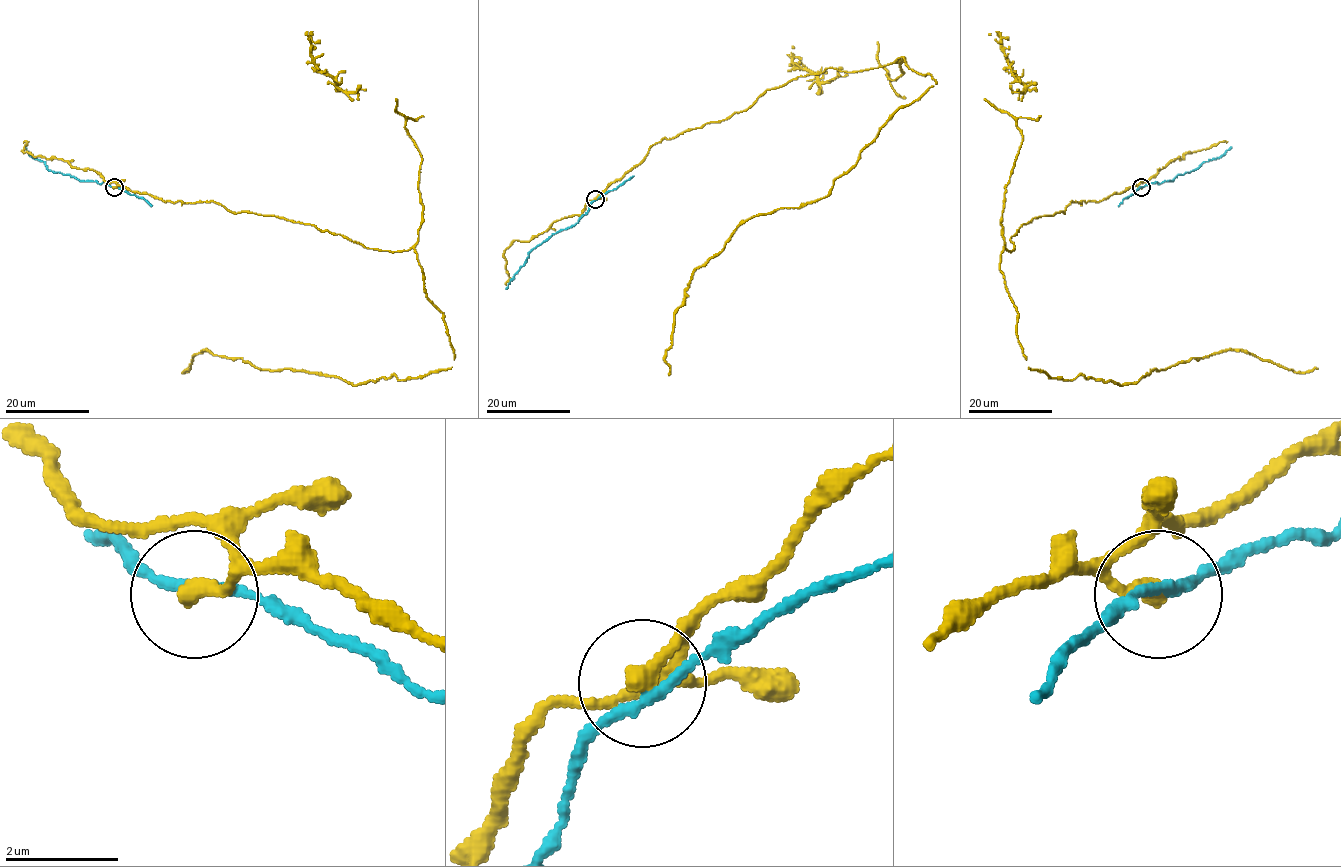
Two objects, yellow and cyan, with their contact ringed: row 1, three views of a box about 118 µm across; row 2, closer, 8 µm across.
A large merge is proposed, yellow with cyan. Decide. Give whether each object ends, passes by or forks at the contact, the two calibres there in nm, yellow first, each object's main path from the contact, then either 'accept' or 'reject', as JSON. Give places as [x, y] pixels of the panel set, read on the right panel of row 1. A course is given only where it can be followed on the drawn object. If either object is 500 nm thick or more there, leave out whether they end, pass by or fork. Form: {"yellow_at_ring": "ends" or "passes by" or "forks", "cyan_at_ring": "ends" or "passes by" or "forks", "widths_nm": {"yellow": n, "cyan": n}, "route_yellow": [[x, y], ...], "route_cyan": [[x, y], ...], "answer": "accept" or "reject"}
{"yellow_at_ring": "ends", "cyan_at_ring": "passes by", "widths_nm": {"yellow": 340, "cyan": 190}, "route_yellow": [[1141, 188], [1071, 201], [1010, 238], [1000, 271], [1029, 368], [1135, 384], [1229, 349], [1295, 372], [1317, 369]], "route_cyan": [[1141, 188], [1194, 171], [1205, 161], [1219, 158], [1231, 147]], "answer": "reject"}

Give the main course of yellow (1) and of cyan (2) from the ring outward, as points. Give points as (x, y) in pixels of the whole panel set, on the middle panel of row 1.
1: (595, 199), (663, 138), (798, 76), (903, 57), (935, 80), (830, 193), (745, 220), (695, 269), (668, 375)
2: (595, 199), (577, 223), (560, 229), (531, 251), (506, 289)

